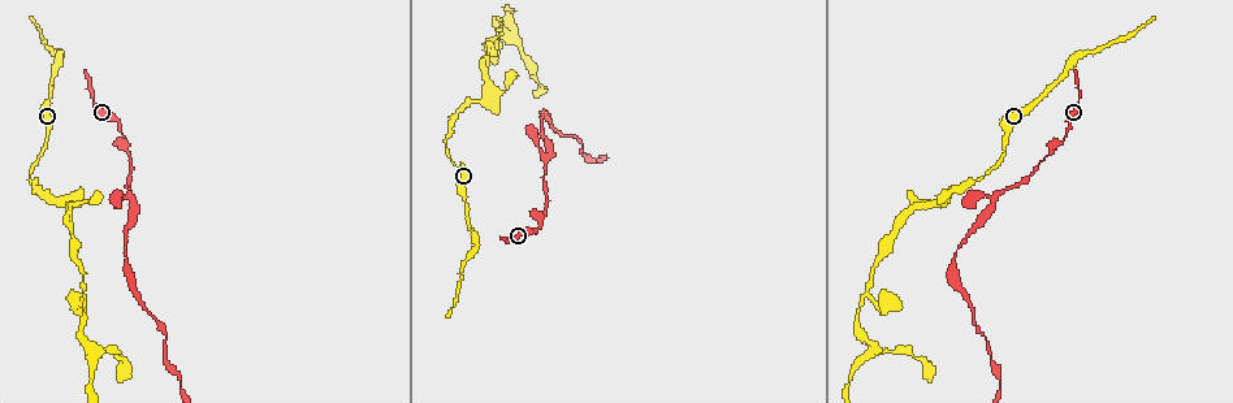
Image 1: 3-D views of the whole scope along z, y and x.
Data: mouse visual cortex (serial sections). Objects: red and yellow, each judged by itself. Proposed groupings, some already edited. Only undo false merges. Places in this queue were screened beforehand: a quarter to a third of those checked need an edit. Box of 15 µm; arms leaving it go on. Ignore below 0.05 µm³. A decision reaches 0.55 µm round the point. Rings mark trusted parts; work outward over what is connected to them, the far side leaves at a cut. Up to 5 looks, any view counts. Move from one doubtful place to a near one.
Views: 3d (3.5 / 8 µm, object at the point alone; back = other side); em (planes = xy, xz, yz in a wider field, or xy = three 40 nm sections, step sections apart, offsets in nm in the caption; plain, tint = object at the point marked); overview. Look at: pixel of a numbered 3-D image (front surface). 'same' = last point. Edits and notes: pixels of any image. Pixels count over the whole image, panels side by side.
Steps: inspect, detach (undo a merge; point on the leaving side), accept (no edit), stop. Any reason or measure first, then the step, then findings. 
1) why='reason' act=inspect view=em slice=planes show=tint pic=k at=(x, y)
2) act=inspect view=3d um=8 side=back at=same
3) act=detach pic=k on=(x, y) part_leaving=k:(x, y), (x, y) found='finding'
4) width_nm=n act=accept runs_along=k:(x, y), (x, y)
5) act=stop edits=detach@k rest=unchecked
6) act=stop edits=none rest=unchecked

why='abrupt turn' act=inspect view=3d um=3.5 pic=1 at=(932, 204)

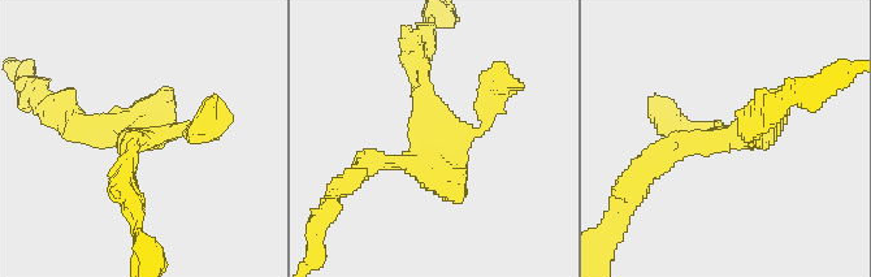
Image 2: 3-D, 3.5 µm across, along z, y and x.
why='now the EM' act=inspect view=em slice=planes show=tint pic=2 at=(423, 157)

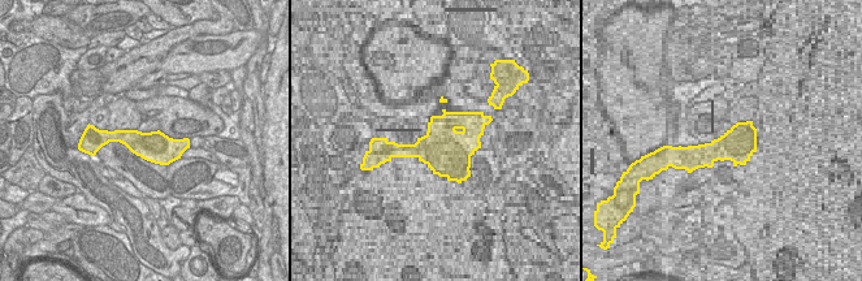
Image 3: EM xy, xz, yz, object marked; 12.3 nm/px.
act=accept found='continuous, no second cell'

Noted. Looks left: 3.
act=inspect view=3d um=3.5 pic=1 at=(865, 295)

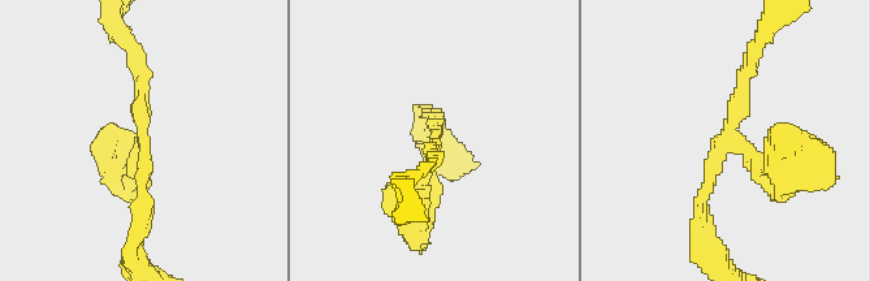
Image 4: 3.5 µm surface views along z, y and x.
arms=3 arm_widths_nm=150,150,200 why='need the tissue' act=inspect view=em slice=xy step=5 show=tint pic=4 at=(142, 140)

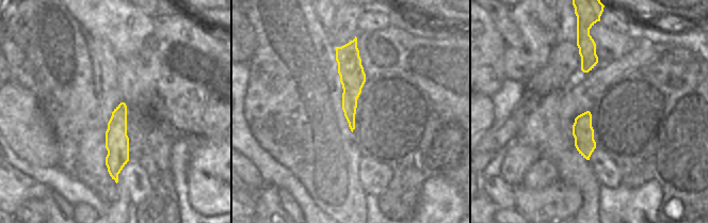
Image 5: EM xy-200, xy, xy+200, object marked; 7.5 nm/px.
width_nm=190 act=accept runs_along=5:(354, 43), (351, 47), (352, 126) found='continuous, no second cell'

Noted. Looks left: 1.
act=stop edits=none rest=unchecked

